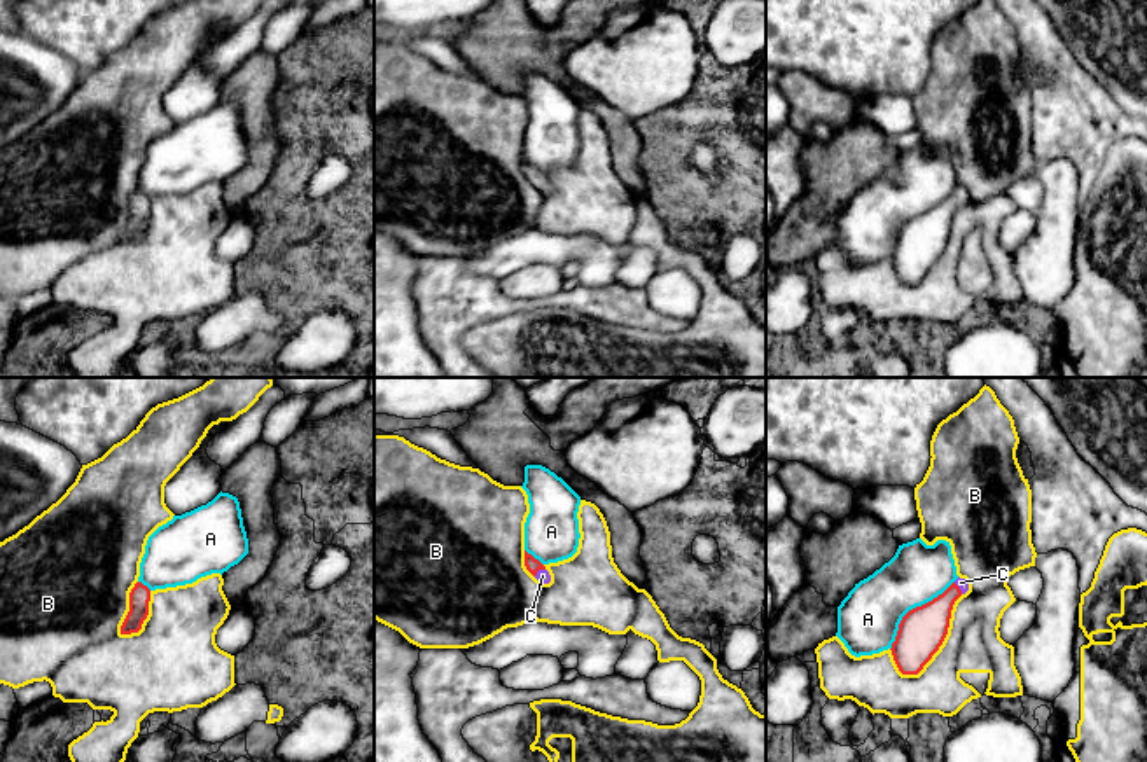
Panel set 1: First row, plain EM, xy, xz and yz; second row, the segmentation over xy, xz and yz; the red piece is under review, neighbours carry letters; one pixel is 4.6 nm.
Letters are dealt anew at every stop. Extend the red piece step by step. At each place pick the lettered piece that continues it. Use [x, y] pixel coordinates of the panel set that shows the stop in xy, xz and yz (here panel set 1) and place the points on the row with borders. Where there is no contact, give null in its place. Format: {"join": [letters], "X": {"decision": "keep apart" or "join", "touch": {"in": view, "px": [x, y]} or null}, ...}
{"join": ["C"], "A": {"decision": "keep apart", "touch": {"in": "yz", "px": [913, 609]}}, "B": {"decision": "keep apart", "touch": {"in": "yz", "px": [943, 640]}}, "C": {"decision": "join", "touch": {"in": "xz", "px": [539, 568]}}}

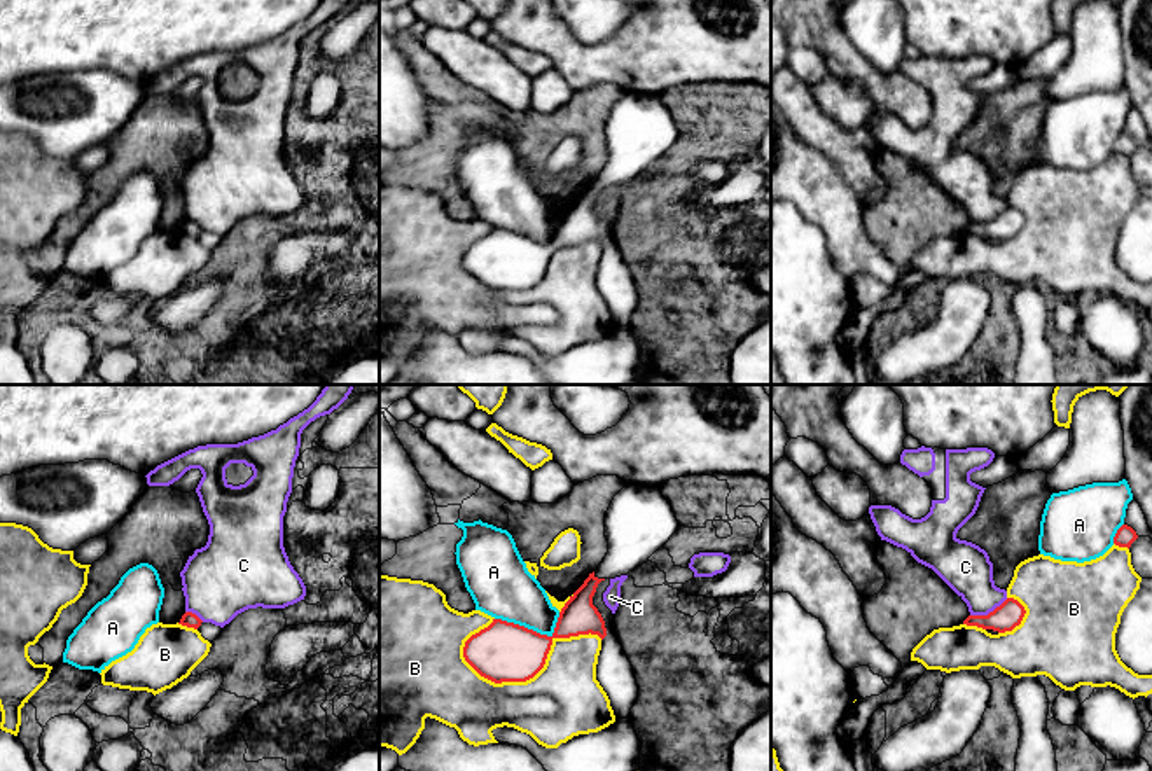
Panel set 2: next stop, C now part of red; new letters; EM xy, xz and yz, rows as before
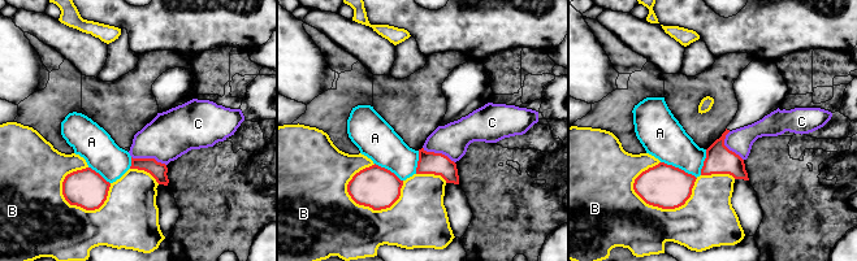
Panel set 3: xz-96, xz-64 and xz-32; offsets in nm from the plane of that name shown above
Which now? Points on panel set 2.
{"join": [], "A": {"decision": "keep apart", "touch": {"in": "xz", "px": [534, 632]}}, "B": {"decision": "keep apart", "touch": {"in": "xz", "px": [539, 670]}}, "C": {"decision": "keep apart", "touch": {"in": "yz", "px": [990, 612]}}}

